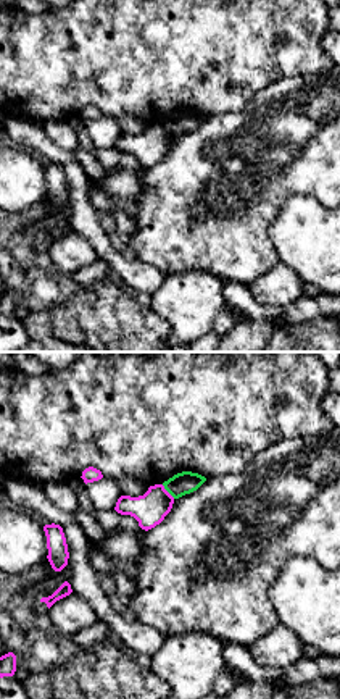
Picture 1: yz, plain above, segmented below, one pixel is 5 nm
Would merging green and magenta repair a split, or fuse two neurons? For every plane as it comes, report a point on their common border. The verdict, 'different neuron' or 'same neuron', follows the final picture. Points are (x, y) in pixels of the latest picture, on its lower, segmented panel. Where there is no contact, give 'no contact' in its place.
(168, 491)

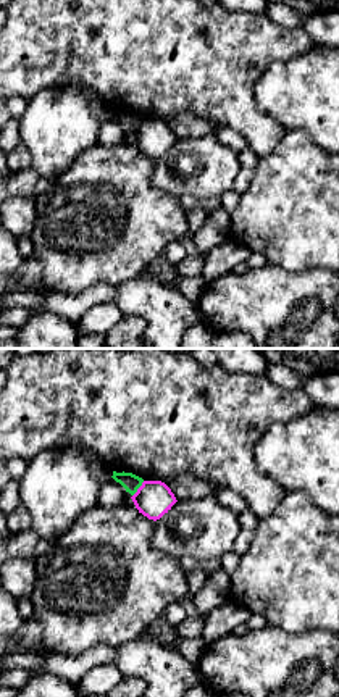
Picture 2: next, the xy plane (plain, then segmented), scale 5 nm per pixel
(138, 488)

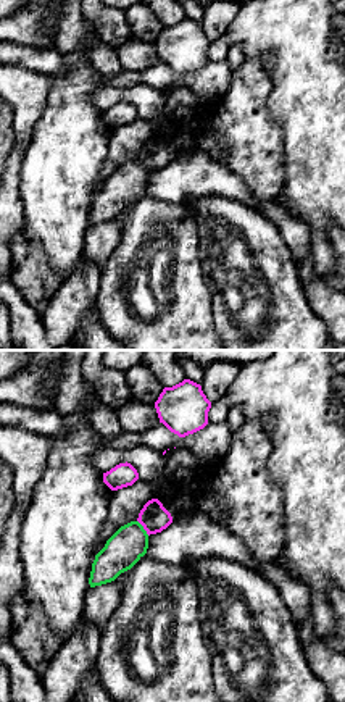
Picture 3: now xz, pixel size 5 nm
(142, 528)

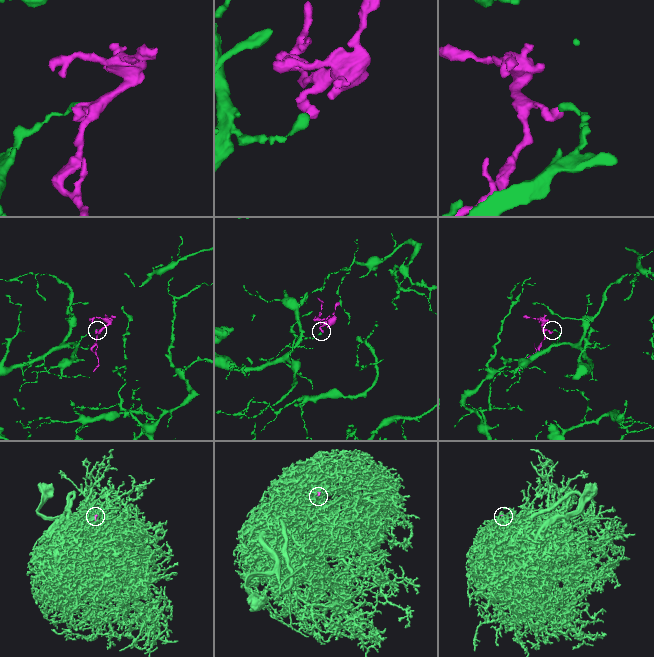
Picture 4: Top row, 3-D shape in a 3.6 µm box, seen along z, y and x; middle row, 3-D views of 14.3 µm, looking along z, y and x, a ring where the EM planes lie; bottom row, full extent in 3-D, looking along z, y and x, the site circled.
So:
different neuron

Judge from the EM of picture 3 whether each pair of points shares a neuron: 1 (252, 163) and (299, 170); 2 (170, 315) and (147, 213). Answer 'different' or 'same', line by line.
1: different
2: same

